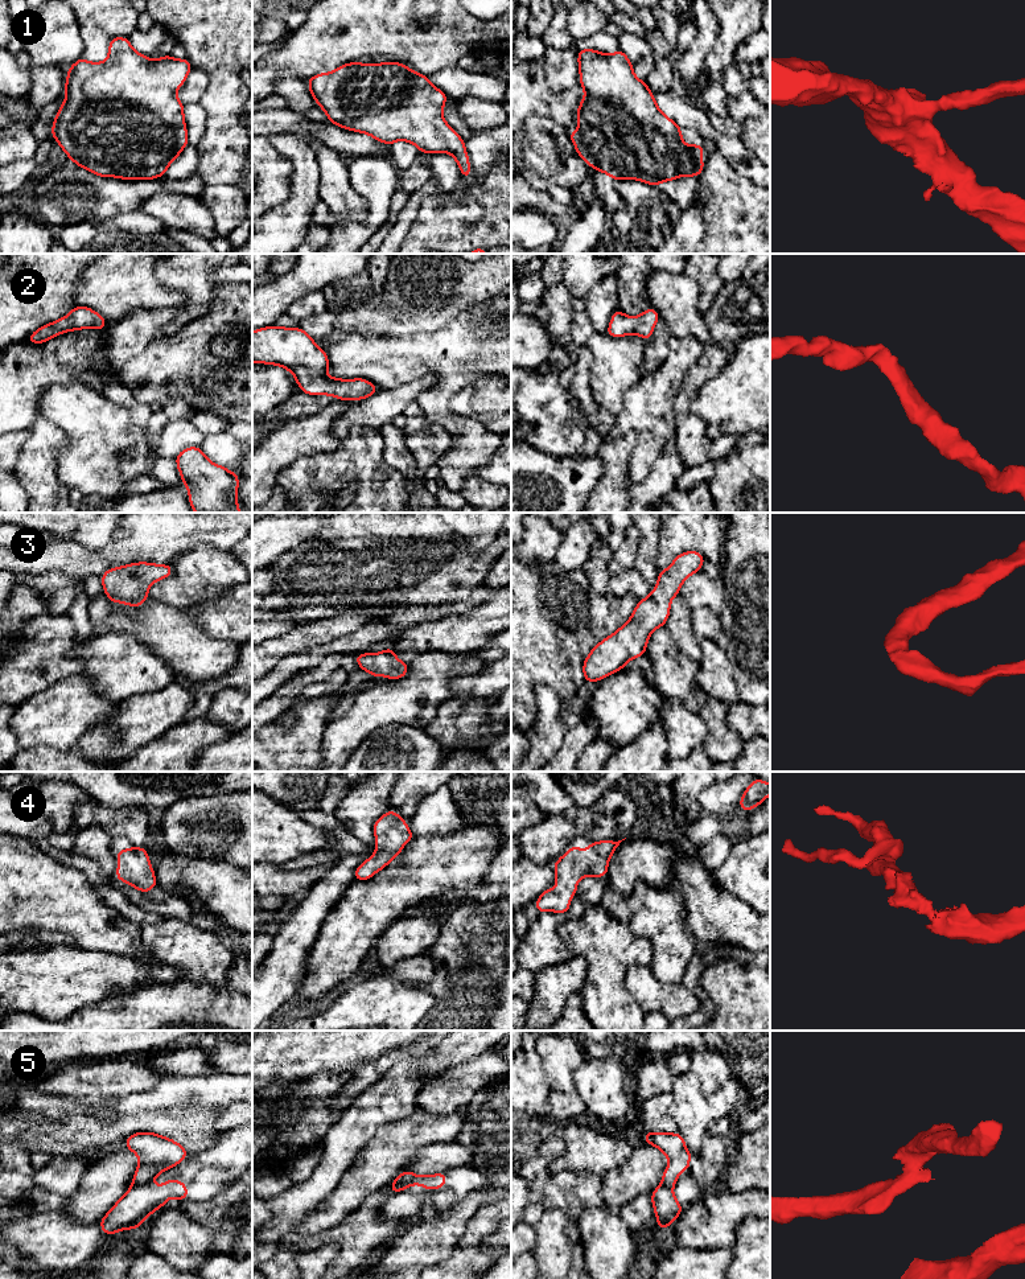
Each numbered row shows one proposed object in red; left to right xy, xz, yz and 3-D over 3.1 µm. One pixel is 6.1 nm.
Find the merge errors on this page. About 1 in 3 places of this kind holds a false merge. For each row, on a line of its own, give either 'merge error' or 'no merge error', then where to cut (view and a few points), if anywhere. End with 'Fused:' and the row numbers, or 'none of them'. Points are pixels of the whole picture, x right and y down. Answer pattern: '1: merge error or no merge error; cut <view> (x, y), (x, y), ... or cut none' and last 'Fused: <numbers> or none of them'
1: no merge error; cut none
2: no merge error; cut none
3: no merge error; cut none
4: no merge error; cut none
5: merge error; cut xy (148, 1183), (132, 1185)
Fused: 5

